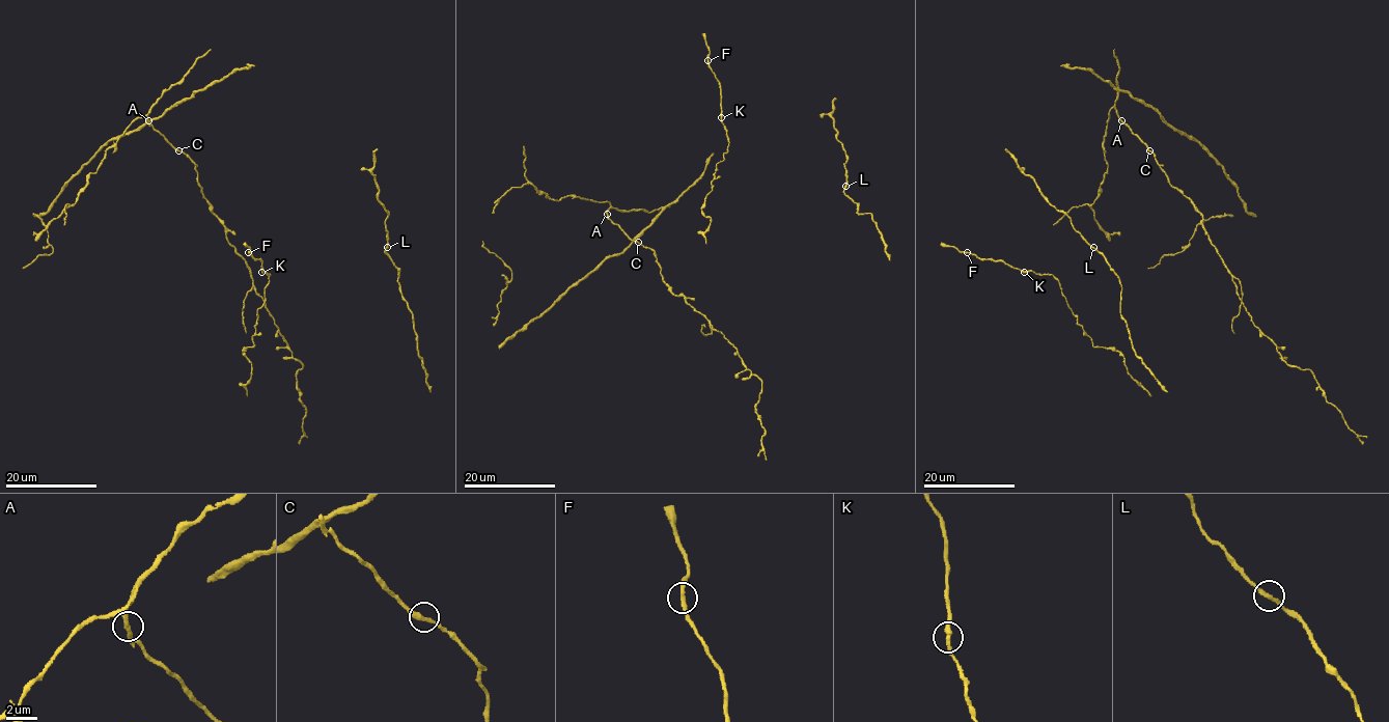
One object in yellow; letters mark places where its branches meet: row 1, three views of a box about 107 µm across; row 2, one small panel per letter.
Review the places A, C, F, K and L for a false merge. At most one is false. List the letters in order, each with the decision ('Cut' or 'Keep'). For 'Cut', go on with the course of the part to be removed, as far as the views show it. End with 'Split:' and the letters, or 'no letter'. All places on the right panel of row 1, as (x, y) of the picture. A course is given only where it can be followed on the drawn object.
A: Keep
C: Keep
F: Keep
K: Keep
L: Keep
Split: no letter

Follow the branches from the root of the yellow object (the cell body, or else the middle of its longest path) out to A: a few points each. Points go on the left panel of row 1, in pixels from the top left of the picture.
A: (170, 144), (147, 120)

